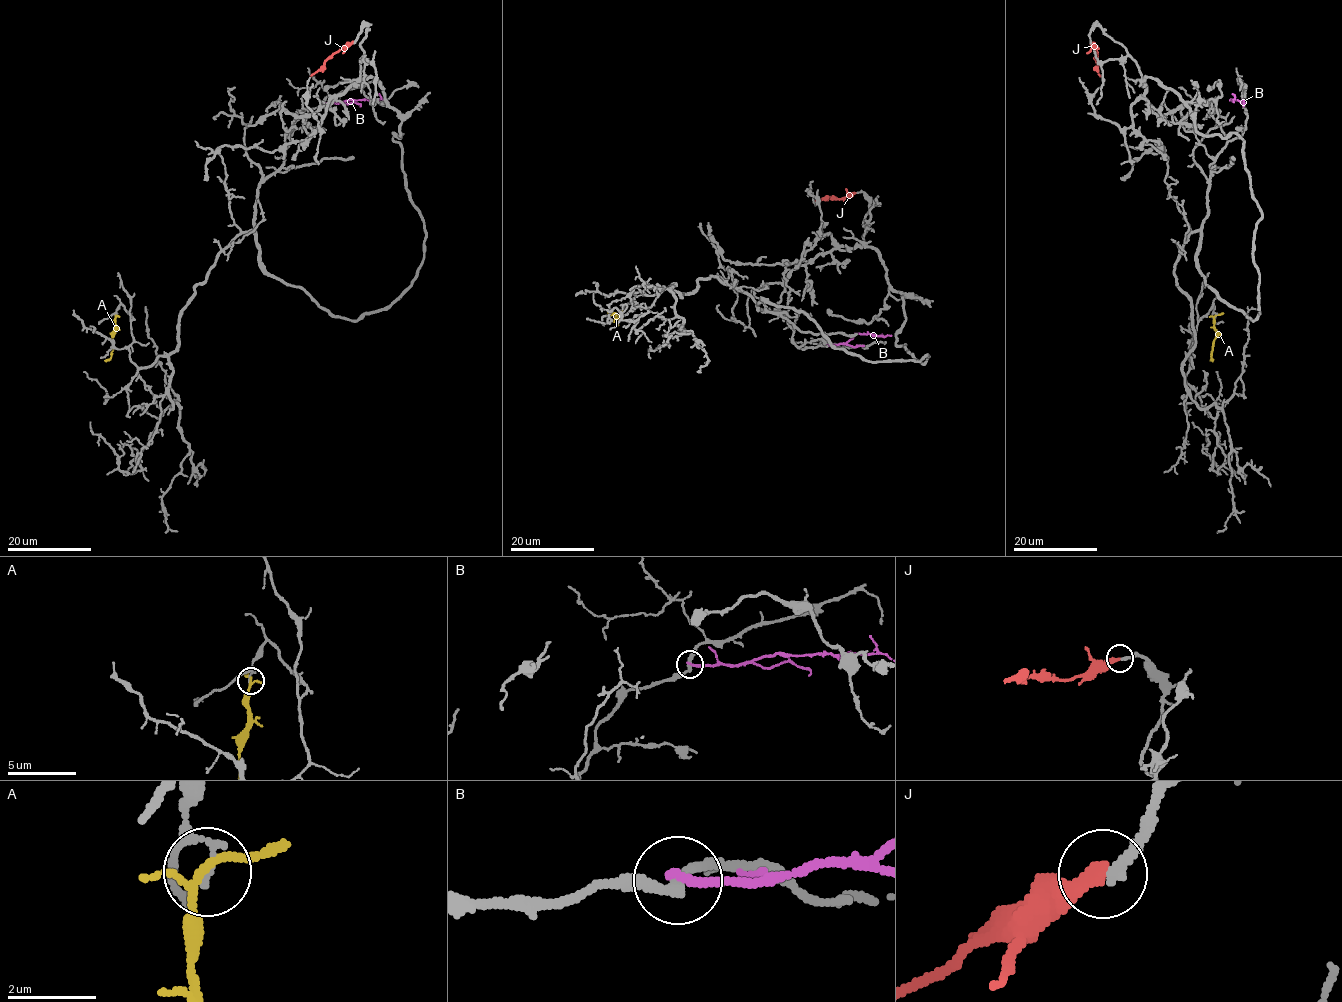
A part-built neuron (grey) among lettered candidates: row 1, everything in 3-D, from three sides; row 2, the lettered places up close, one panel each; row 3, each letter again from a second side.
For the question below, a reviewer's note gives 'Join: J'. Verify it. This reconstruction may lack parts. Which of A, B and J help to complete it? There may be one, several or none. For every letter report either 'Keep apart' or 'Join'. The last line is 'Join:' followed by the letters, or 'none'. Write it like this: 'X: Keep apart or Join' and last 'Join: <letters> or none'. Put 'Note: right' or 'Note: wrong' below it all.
A: Keep apart
B: Keep apart
J: Join
Join: J
Note: right

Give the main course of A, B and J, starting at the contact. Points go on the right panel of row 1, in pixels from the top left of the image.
A: (1215, 315), (1215, 337), (1210, 361)
B: (1243, 102), (1231, 99), (1234, 99), (1233, 102)
J: (1090, 42), (1096, 48), (1100, 76)

